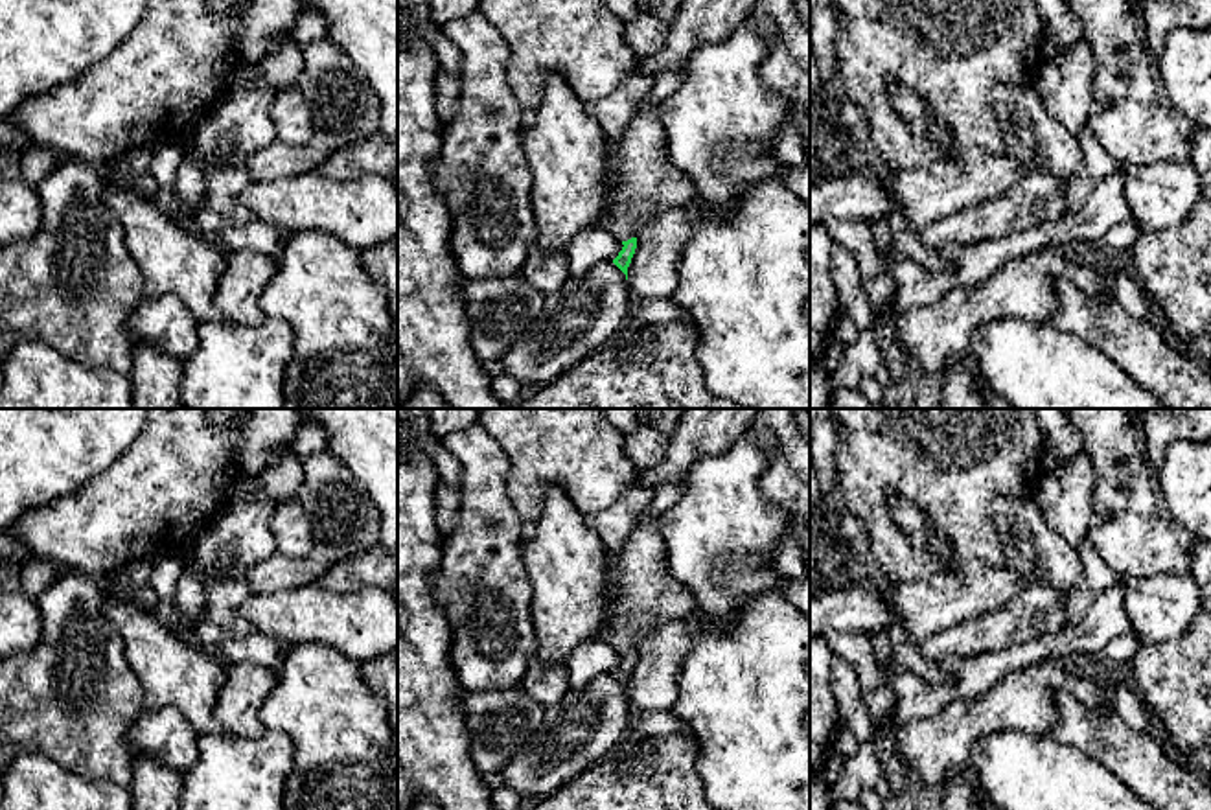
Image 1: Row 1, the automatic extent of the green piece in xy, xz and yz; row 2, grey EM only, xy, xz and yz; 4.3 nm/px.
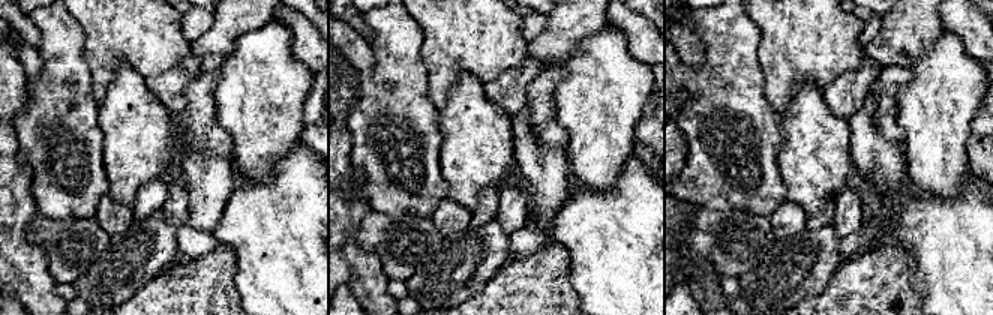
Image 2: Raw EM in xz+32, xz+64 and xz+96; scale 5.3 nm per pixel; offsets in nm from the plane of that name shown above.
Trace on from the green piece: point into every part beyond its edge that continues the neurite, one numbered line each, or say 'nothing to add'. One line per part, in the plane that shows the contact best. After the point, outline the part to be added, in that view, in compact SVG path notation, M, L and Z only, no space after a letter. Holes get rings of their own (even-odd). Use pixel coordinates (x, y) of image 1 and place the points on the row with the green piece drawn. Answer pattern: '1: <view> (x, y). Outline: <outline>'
1: xz (645, 181). Outline: M659 107L637 112L624 140L615 145L615 191L604 226L620 241L628 241L639 236L637 226L644 215L690 206L694 197L696 191L688 175L668 160L666 131Z

